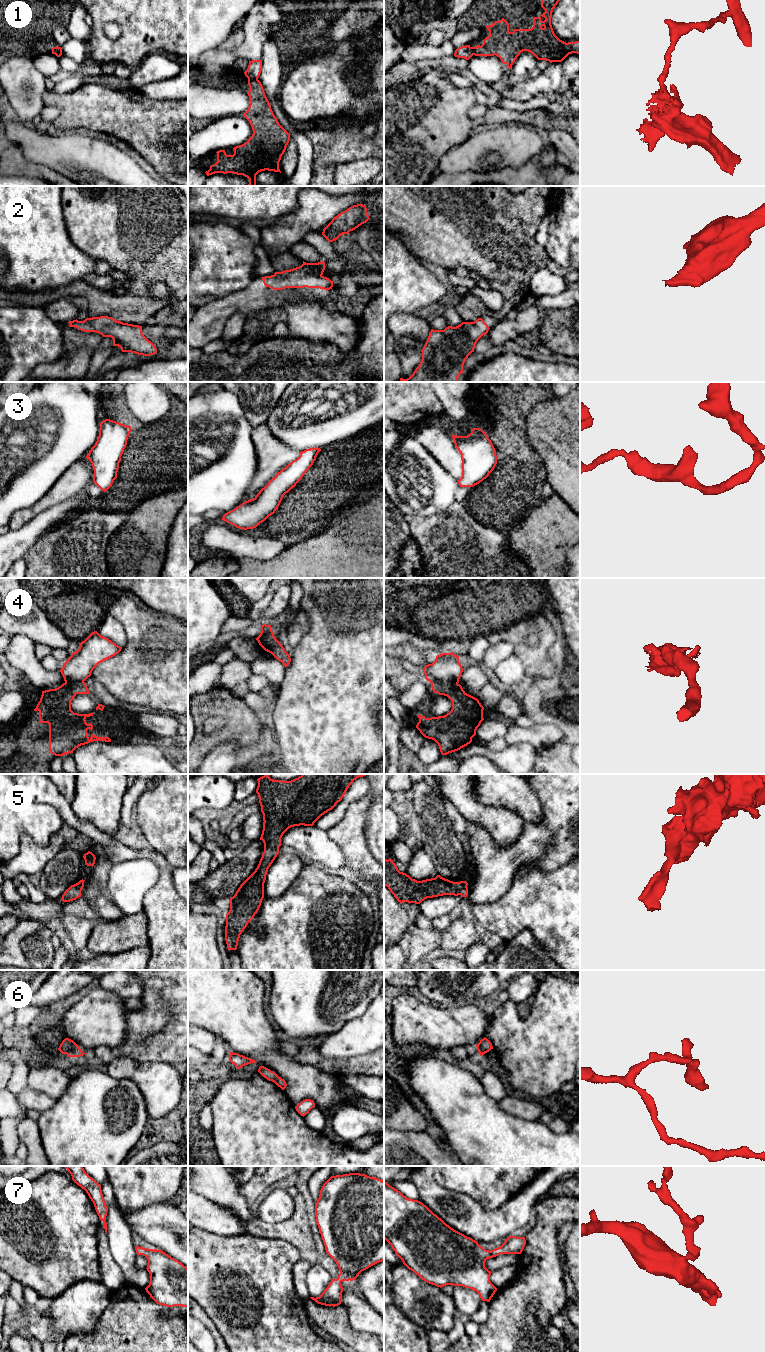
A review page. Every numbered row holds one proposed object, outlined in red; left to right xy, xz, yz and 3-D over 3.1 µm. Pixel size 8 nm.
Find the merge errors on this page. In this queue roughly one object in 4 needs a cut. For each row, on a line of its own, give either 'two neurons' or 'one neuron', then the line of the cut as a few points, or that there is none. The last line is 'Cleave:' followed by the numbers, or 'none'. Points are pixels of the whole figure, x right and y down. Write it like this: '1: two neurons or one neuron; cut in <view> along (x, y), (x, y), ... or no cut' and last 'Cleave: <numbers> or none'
1: two neurons; cut in xz along (248, 77), (257, 79)
2: one neuron; no cut
3: one neuron; no cut
4: two neurons; cut in yz along (431, 682), (457, 684)
5: one neuron; no cut
6: one neuron; no cut
7: one neuron; no cut
Cleave: 1, 4

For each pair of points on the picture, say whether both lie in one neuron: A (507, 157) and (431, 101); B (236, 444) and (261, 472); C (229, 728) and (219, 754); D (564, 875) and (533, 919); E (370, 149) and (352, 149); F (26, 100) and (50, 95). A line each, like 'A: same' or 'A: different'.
A: different
B: different
C: different
D: same
E: same
F: different

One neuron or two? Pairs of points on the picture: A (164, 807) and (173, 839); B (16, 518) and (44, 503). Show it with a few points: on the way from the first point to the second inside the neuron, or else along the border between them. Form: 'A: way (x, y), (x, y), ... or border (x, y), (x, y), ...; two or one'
A: way (172, 815), (173, 831); one
B: way (23, 516), (37, 508); one

